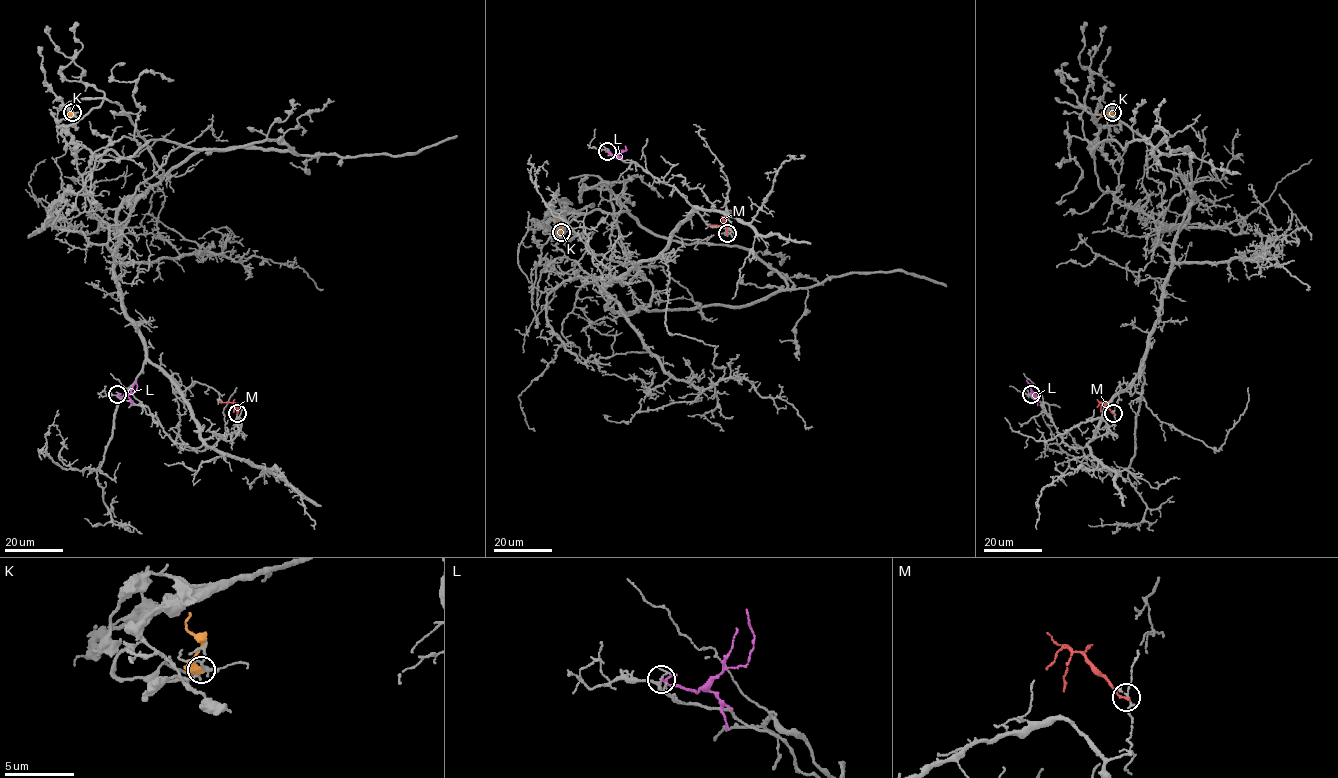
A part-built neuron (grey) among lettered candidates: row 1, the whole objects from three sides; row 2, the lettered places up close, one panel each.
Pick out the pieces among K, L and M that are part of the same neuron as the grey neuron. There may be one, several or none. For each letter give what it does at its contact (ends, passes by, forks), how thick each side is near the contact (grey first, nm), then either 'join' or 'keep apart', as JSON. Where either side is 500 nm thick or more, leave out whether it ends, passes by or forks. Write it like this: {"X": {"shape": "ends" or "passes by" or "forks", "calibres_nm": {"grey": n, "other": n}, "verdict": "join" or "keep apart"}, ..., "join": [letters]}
{"K": {"shape": "passes by", "calibres_nm": {"grey": 200, "other": 400}, "verdict": "keep apart"}, "L": {"shape": "passes by", "calibres_nm": {"grey": 170, "other": 150}, "verdict": "keep apart"}, "M": {"shape": "ends", "calibres_nm": {"grey": 160, "other": 190}, "verdict": "keep apart"}, "join": []}

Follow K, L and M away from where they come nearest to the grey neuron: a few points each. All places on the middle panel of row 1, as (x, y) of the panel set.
K: (561, 232), (559, 220)
L: (607, 151), (618, 155), (627, 150), (625, 146)
M: (727, 233), (726, 224), (709, 226)

